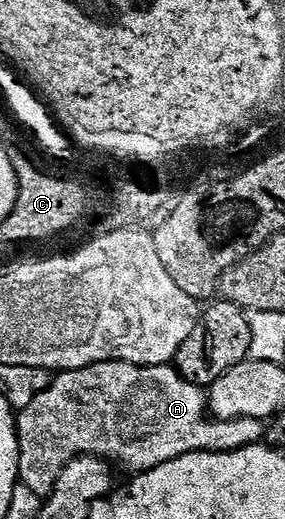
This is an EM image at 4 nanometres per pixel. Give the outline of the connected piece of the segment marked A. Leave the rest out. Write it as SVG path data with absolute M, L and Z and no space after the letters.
M105 359L83 369L59 372L50 385L28 403L28 407L20 410L16 420L18 480L40 499L49 497L64 466L78 457L101 457L115 466L131 469L131 474L141 475L160 467L160 463L189 453L227 453L257 445L264 437L263 422L257 417L219 421L208 415L208 397L203 386L186 380L173 364L133 365L127 361Z

